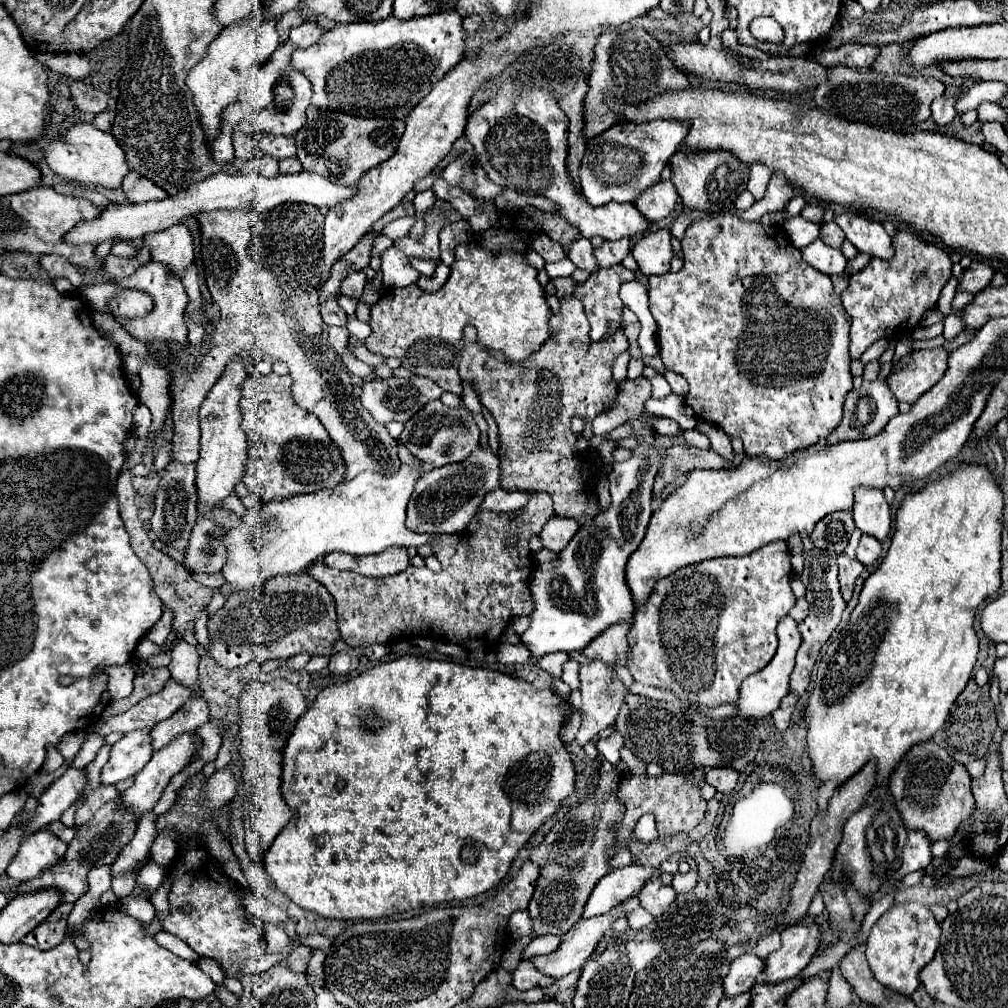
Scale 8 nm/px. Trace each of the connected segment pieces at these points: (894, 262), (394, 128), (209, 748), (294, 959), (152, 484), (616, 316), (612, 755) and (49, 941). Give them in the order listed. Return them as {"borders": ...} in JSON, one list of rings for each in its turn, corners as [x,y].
{"borders":[[[[897,231],[893,237],[895,255],[889,261],[871,259],[865,269],[849,275],[849,285],[841,293],[845,311],[851,317],[851,359],[859,359],[877,339],[897,341],[911,335],[923,313],[933,309],[941,289],[951,277],[951,259],[945,249],[931,245],[911,231]]],[[[309,105],[307,121],[303,129],[295,133],[297,157],[305,171],[319,173],[321,177],[327,177],[339,185],[357,185],[361,175],[387,161],[397,151],[397,143],[403,131],[405,123],[399,119],[365,119]]],[[[205,723],[203,727],[199,727],[197,733],[203,737],[203,747],[199,751],[199,759],[203,759],[205,763],[215,761],[215,757],[219,753],[219,747],[221,747],[219,729],[213,723]]],[[[299,945],[297,949],[293,949],[293,953],[291,953],[285,961],[287,961],[287,965],[289,965],[293,971],[305,971],[311,955],[313,955],[313,949],[311,949],[311,947]]],[[[161,473],[151,477],[151,479],[143,479],[143,477],[133,477],[132,485],[136,492],[143,497],[155,497],[155,491],[157,485],[159,485],[159,479],[161,479]]],[[[619,263],[607,269],[599,269],[585,283],[575,287],[573,297],[577,297],[585,305],[593,341],[599,341],[605,335],[611,321],[623,323],[623,301],[619,297],[619,287],[633,279],[635,273]]],[[[613,731],[611,733],[611,737],[607,737],[607,739],[603,739],[603,741],[599,741],[599,745],[597,745],[597,749],[599,749],[599,753],[609,761],[609,763],[613,763],[613,765],[617,765],[619,761],[621,761],[621,757],[619,757],[619,751],[623,749],[623,745],[625,745],[625,739],[623,739],[623,735],[619,733],[619,731]]],[[[61,903],[41,925],[37,925],[31,933],[27,933],[21,943],[37,947],[37,949],[51,949],[59,945],[67,931],[67,917],[73,909],[73,903]]]]}

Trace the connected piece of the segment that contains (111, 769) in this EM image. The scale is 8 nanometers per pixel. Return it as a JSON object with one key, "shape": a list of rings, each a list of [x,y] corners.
{"shape":[[[137,729],[131,733],[111,733],[105,737],[107,743],[115,743],[109,763],[101,771],[101,783],[115,785],[127,777],[137,775],[153,757],[151,749],[151,729]]]}

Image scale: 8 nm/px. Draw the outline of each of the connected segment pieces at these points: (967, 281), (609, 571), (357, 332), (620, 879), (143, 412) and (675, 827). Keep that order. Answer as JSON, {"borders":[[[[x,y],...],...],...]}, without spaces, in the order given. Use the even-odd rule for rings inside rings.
{"borders":[[[[973,261],[971,267],[965,269],[963,279],[959,281],[959,289],[961,291],[969,291],[969,293],[979,293],[985,287],[989,287],[993,273],[995,273],[995,269],[989,263]]],[[[671,393],[665,399],[649,399],[645,403],[639,417],[639,423],[645,427],[639,435],[641,445],[633,449],[629,461],[615,463],[609,475],[611,507],[601,511],[589,525],[583,525],[559,557],[541,563],[529,579],[535,611],[531,613],[531,627],[521,635],[521,643],[531,651],[531,665],[547,653],[583,651],[593,637],[611,625],[633,621],[635,603],[627,589],[625,565],[645,537],[653,501],[651,487],[661,461],[655,449],[655,437],[649,433],[651,425],[647,423],[647,417],[669,417],[677,421],[681,429],[693,429],[697,425],[697,417],[683,397]]],[[[349,317],[347,329],[349,329],[349,335],[355,337],[355,339],[359,339],[359,341],[365,341],[365,339],[371,335],[369,323],[361,323],[361,321],[357,321],[355,317]]],[[[637,863],[619,867],[611,873],[607,873],[595,885],[595,889],[585,905],[583,917],[595,917],[595,915],[607,913],[609,909],[613,909],[613,907],[621,905],[623,901],[627,901],[629,897],[637,895],[643,889],[643,885],[657,875],[661,875],[659,869],[653,869],[647,865],[637,865]]],[[[139,405],[139,407],[135,409],[133,425],[135,425],[135,435],[137,435],[137,437],[147,437],[149,427],[151,427],[151,411],[149,411],[145,405]]],[[[663,773],[661,777],[649,777],[649,775],[623,775],[619,781],[619,789],[617,789],[617,799],[625,805],[625,815],[623,821],[619,821],[617,825],[613,825],[613,833],[615,833],[615,843],[611,849],[607,849],[607,857],[613,859],[619,849],[629,849],[633,859],[637,859],[643,849],[647,847],[647,843],[637,841],[633,837],[635,825],[639,821],[641,815],[645,813],[653,813],[657,819],[657,829],[659,829],[659,837],[665,835],[677,835],[677,833],[685,833],[695,829],[707,809],[707,801],[701,797],[701,787],[703,787],[705,779],[695,781],[693,775],[673,775],[673,773]]]]}

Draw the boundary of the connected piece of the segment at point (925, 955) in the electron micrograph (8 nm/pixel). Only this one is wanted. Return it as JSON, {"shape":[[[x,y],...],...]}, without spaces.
{"shape":[[[901,903],[885,911],[871,927],[867,937],[867,961],[879,983],[909,997],[919,987],[919,971],[927,965],[939,947],[941,927],[929,907],[921,903]]]}

